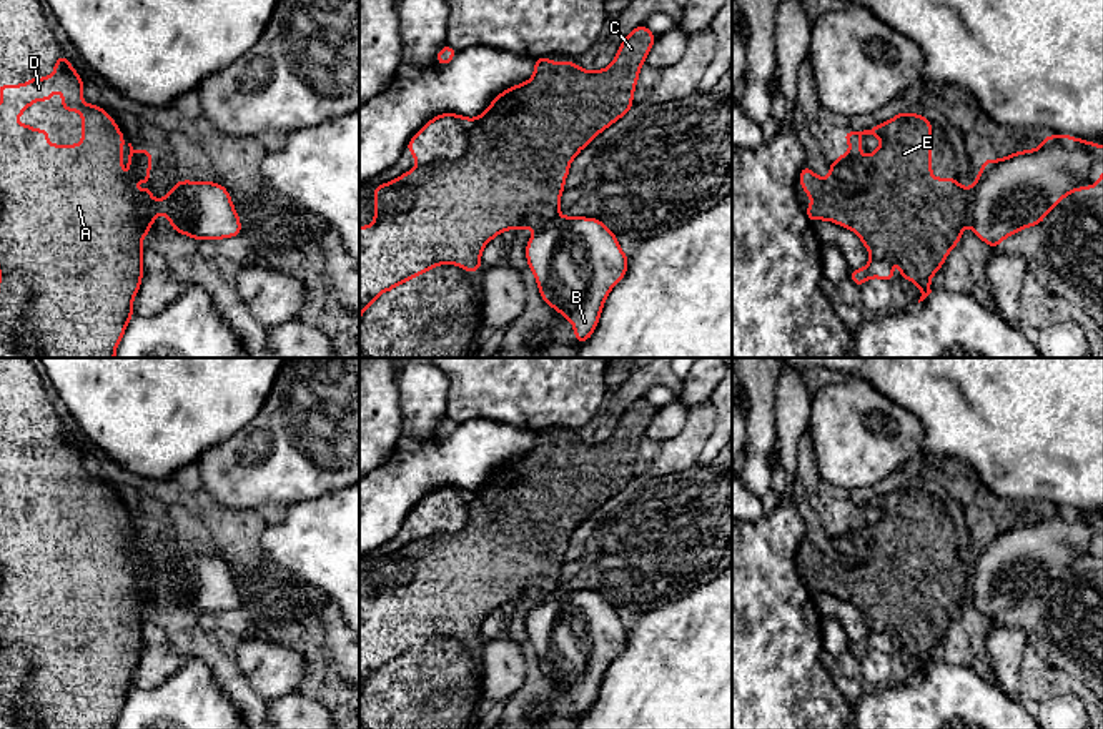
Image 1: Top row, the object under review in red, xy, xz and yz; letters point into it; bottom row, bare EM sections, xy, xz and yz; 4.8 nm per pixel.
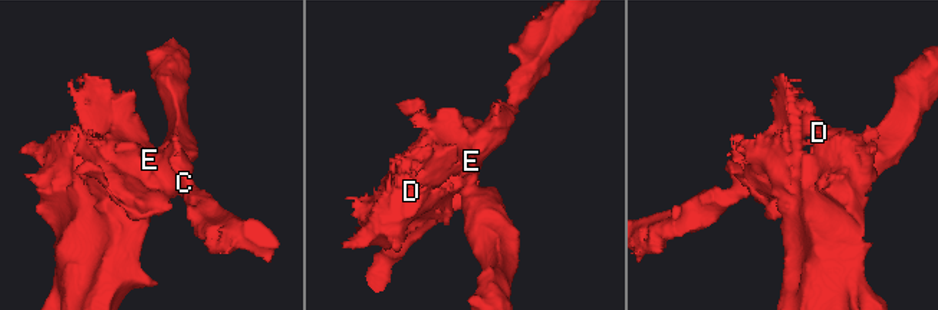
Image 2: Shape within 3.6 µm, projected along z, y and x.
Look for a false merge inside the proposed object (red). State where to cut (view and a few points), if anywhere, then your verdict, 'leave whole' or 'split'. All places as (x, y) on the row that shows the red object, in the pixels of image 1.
cut in yz along (969, 188), (970, 222); split

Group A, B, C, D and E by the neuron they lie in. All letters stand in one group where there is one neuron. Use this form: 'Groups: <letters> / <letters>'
Groups: A C D E / B

